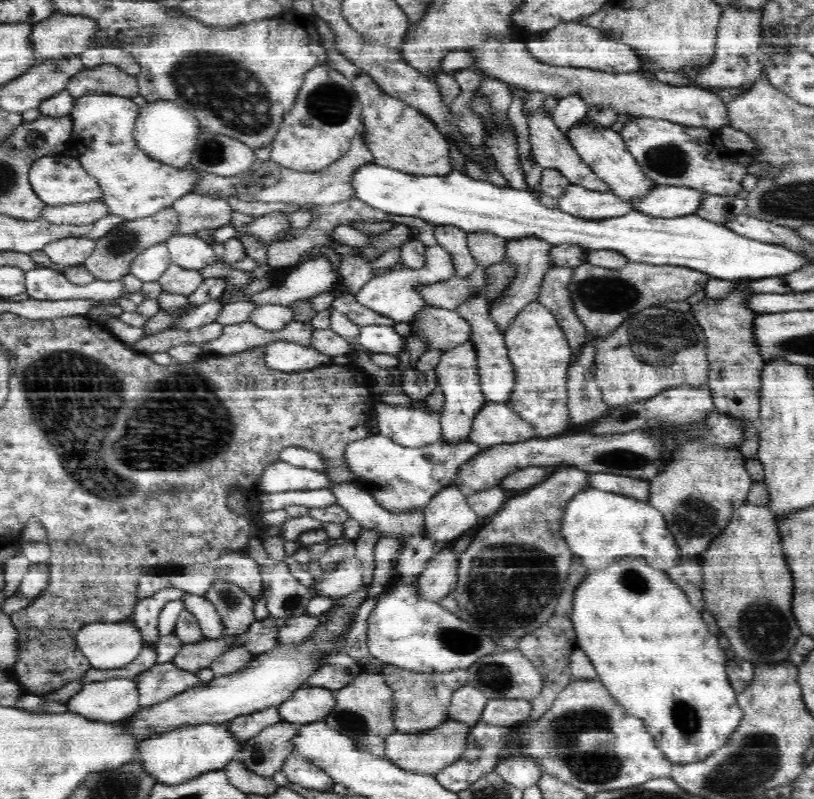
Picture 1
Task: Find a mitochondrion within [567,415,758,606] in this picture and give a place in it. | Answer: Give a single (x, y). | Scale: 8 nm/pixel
(694, 518)

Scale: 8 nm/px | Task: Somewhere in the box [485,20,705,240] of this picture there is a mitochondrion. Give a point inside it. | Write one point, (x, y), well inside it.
(671, 159)

